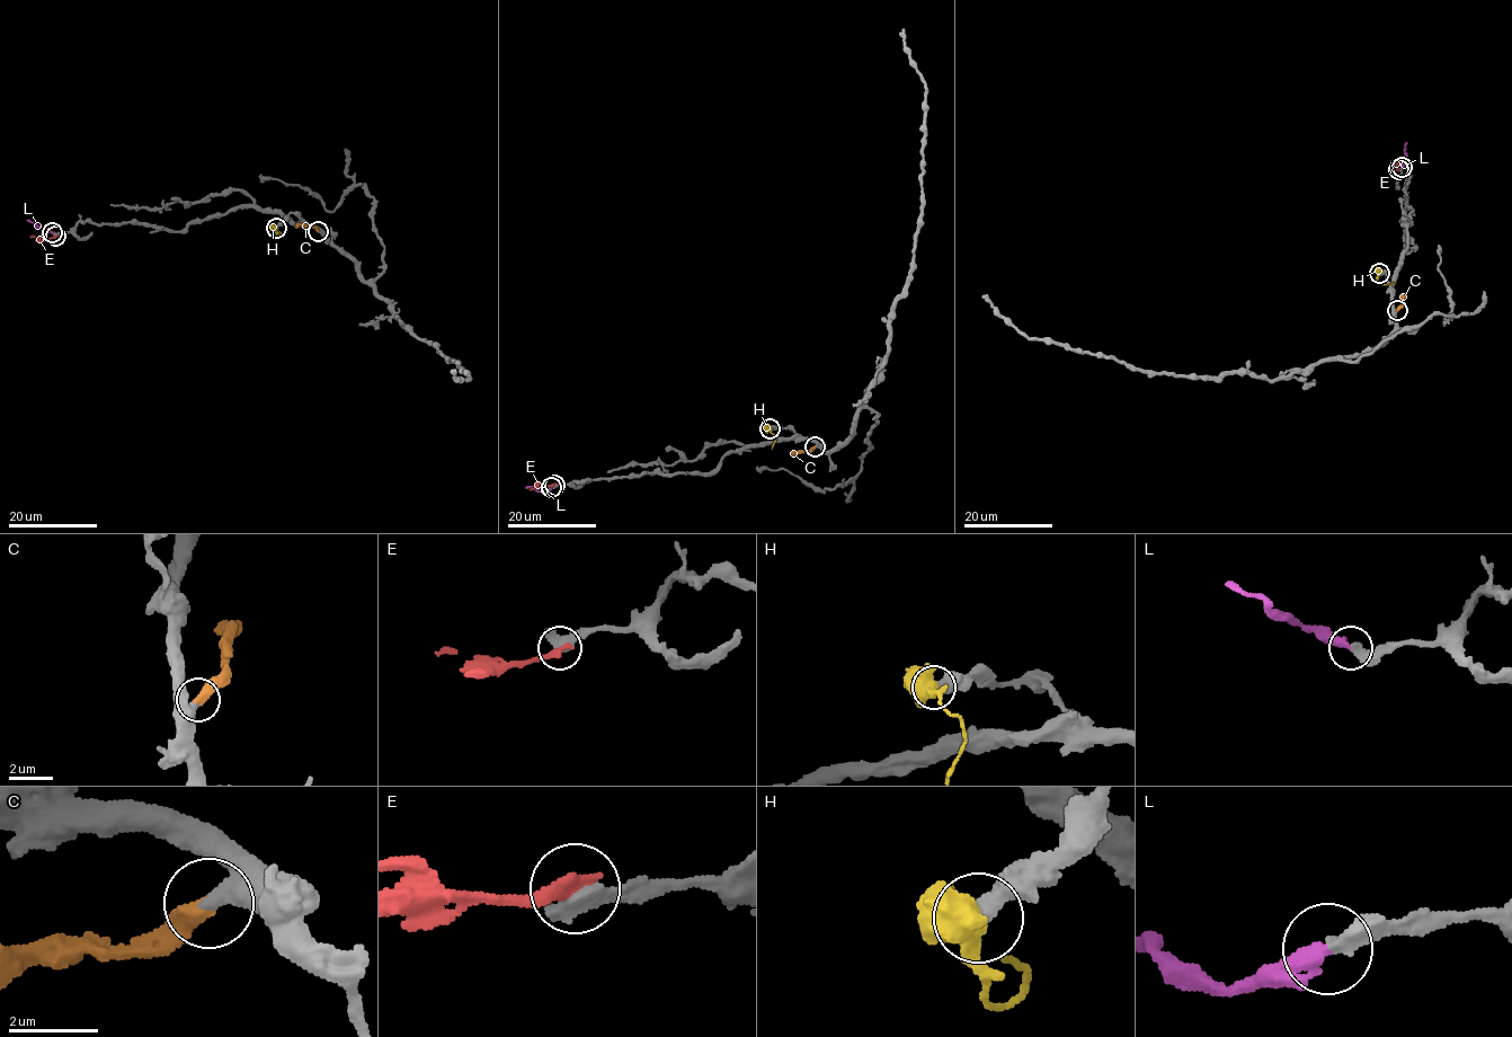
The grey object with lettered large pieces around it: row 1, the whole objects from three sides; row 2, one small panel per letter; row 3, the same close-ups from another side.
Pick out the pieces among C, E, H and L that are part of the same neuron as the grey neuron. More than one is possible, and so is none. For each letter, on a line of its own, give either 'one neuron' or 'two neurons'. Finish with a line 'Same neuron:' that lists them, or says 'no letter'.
C: one neuron
E: two neurons
H: two neurons
L: one neuron
Same neuron: C, L

